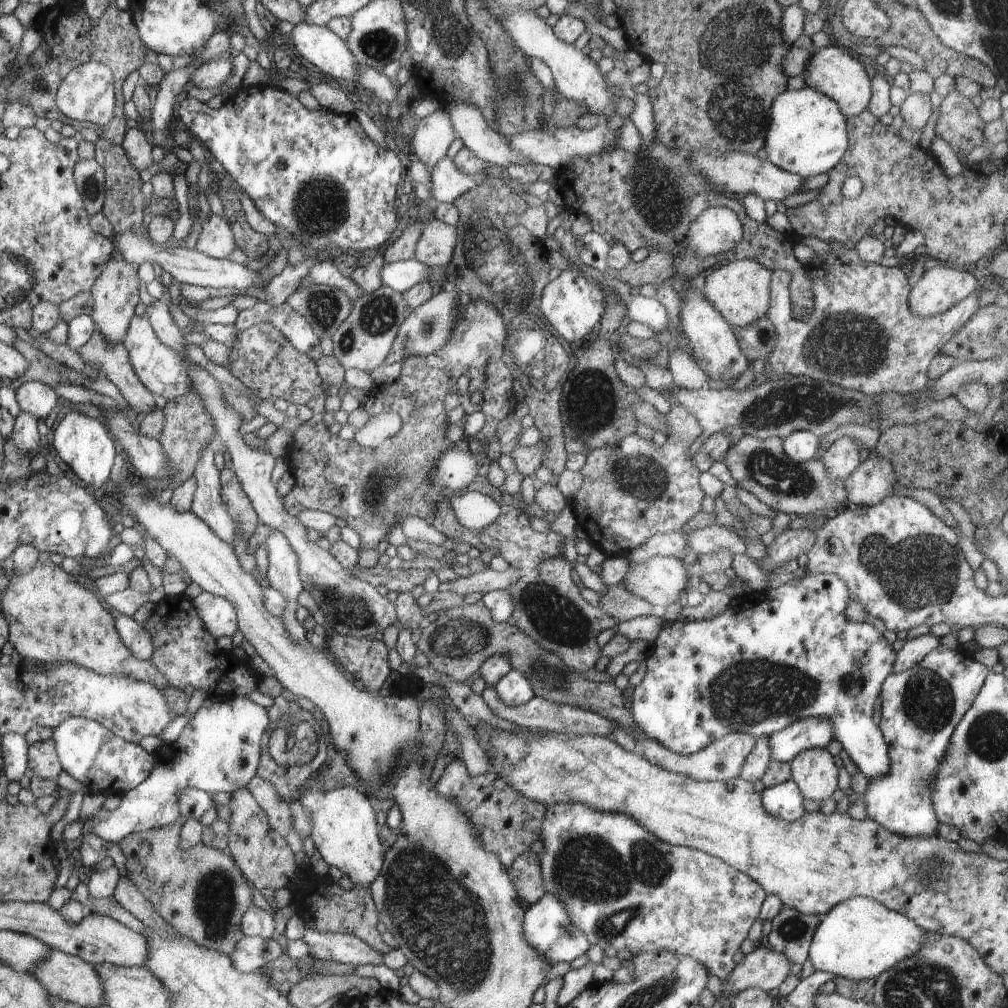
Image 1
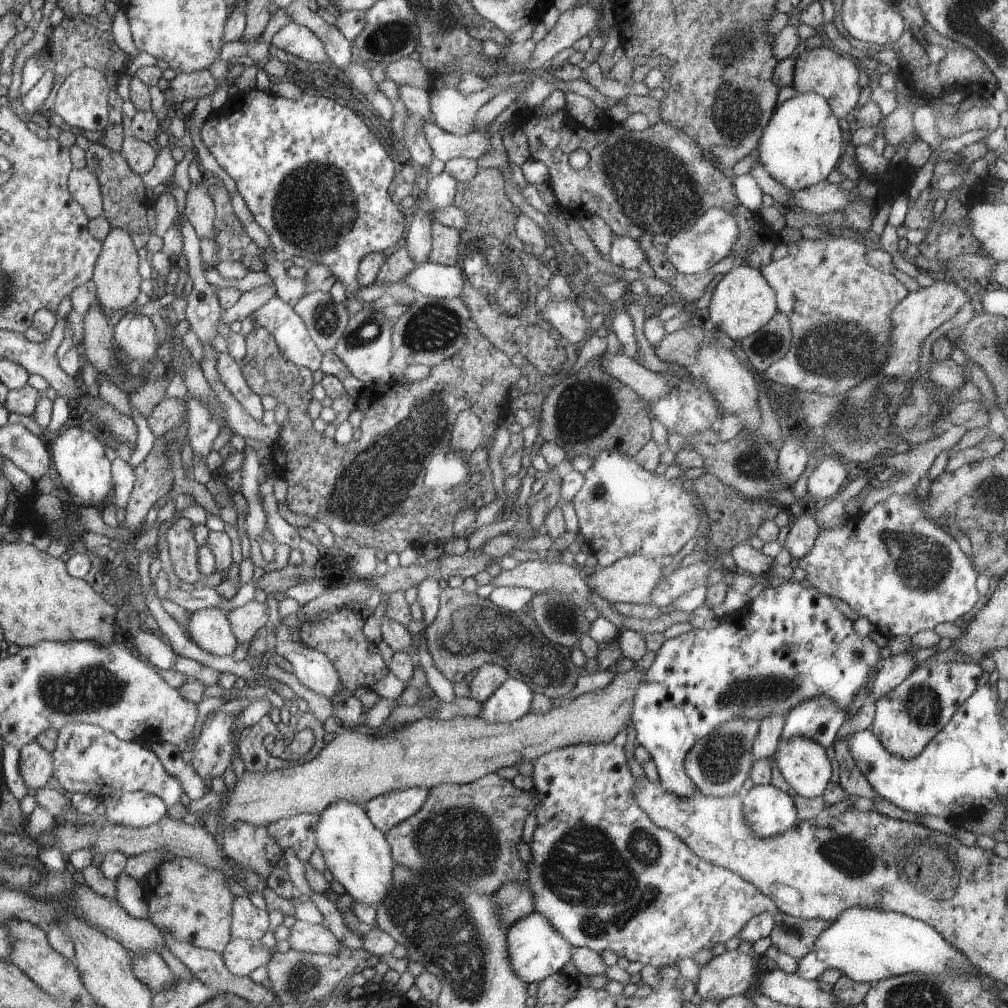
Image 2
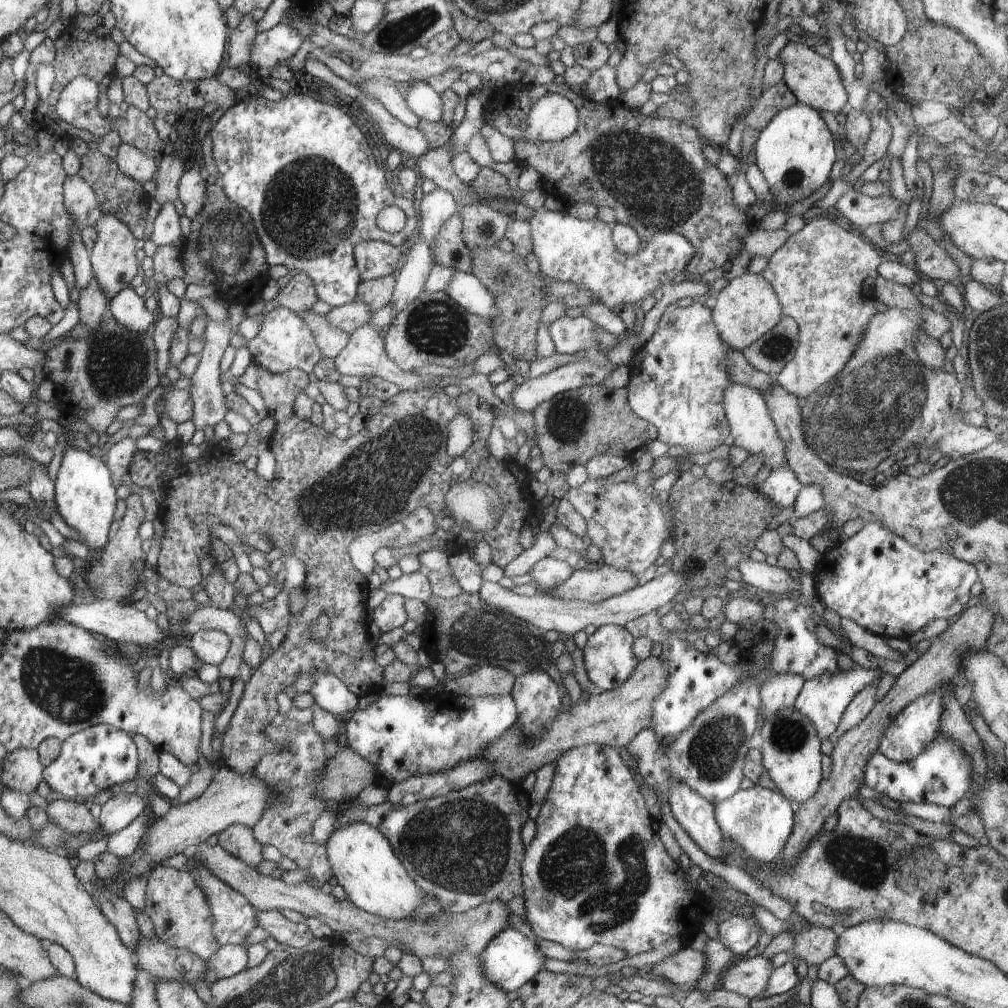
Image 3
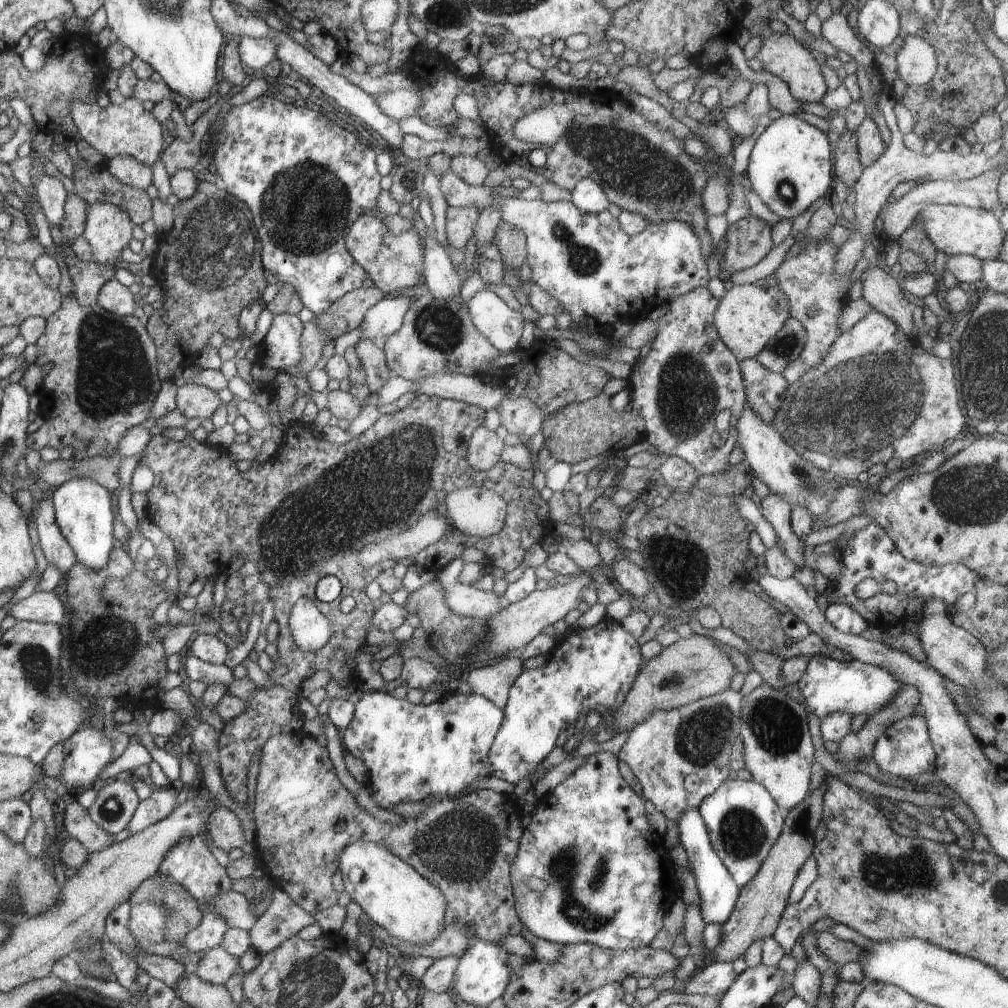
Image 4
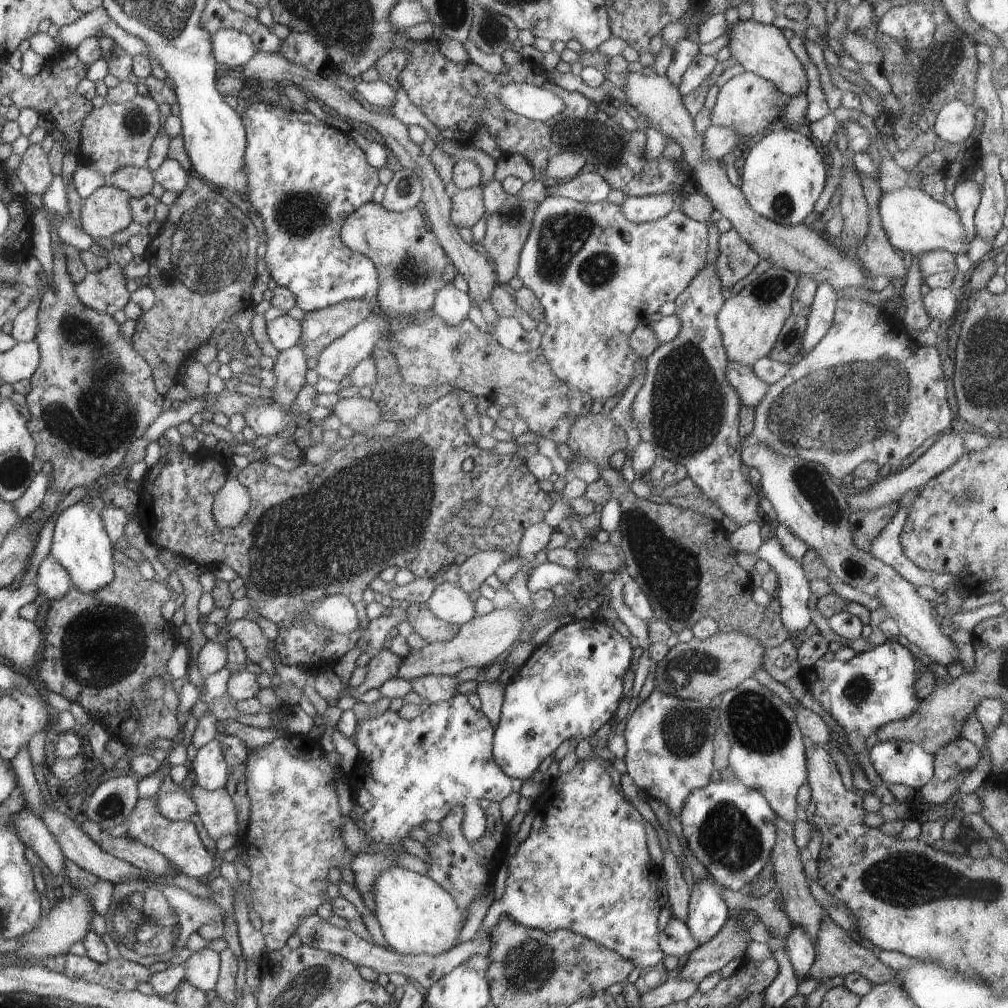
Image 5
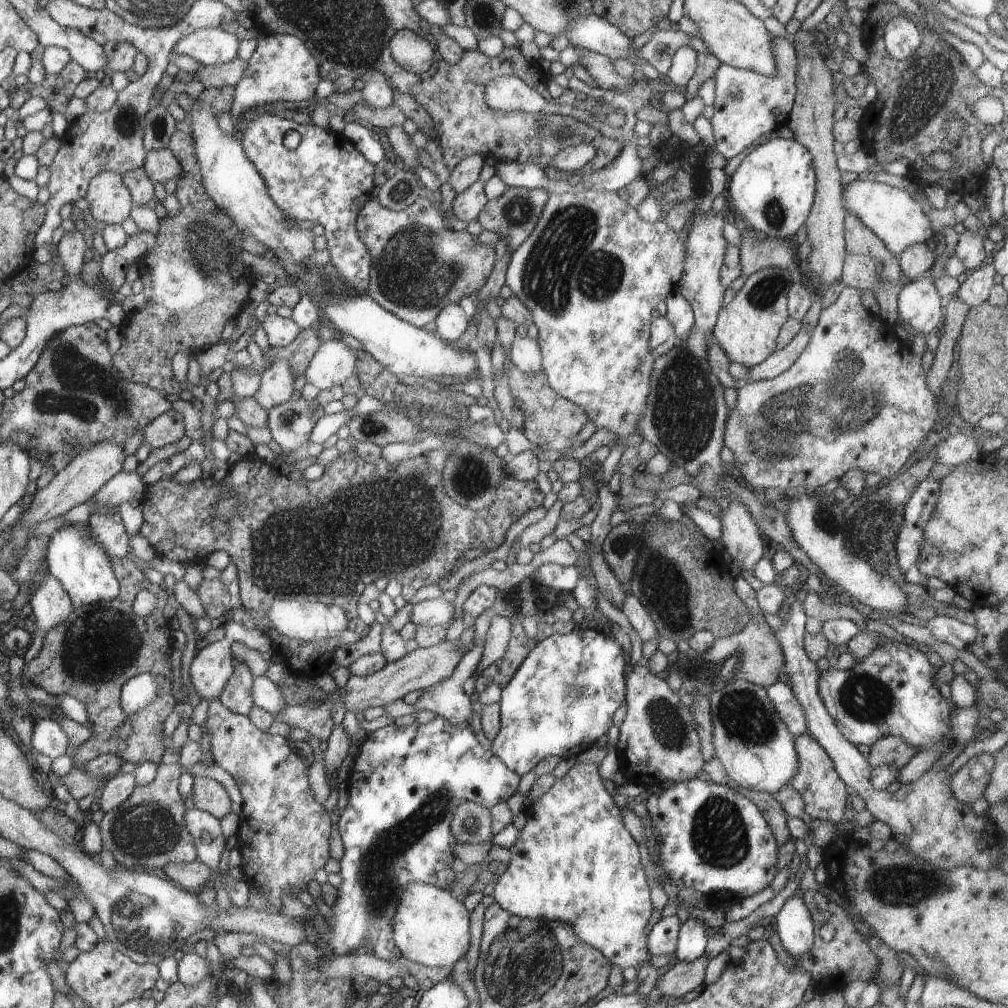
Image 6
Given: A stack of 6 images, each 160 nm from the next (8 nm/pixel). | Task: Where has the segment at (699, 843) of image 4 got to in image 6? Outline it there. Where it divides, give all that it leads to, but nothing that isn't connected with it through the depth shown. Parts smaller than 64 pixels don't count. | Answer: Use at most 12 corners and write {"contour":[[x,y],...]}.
{"contour":[[704,923],[681,924],[672,962],[704,957],[709,941]]}

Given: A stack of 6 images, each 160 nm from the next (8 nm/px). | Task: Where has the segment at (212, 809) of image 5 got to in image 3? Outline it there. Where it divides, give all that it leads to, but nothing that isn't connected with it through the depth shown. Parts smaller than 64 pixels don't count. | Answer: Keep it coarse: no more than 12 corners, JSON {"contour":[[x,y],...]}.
{"contour":[[233,824],[218,833],[218,845],[256,868],[262,844],[253,829]]}

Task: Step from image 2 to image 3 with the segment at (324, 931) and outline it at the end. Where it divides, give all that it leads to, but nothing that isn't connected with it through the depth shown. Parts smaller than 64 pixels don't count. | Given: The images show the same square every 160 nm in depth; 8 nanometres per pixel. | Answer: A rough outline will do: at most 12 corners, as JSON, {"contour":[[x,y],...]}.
{"contour":[[255,909],[257,924],[278,943],[306,946],[316,939],[283,911]]}

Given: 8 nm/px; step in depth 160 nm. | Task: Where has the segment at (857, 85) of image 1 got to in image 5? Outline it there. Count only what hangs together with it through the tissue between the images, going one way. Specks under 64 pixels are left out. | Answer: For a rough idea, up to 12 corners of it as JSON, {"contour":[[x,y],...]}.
{"contour":[[739,20],[731,57],[788,98],[808,86],[789,41],[772,24]]}

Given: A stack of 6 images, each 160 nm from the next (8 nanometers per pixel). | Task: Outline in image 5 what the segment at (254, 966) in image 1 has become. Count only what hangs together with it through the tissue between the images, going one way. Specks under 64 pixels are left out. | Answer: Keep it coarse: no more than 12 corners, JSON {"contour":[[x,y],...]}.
{"contour":[[205,948],[185,962],[184,980],[205,993],[215,990],[219,953]]}

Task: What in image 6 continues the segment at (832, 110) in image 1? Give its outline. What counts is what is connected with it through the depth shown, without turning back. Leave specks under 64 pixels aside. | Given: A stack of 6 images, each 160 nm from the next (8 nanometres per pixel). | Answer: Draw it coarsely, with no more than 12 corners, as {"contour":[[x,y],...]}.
{"contour":[[794,139],[758,145],[728,177],[733,218],[793,241],[816,188]]}

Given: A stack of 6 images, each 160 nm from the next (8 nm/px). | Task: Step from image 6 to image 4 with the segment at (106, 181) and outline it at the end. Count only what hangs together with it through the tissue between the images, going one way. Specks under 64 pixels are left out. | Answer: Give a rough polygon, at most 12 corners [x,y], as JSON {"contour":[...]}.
{"contour":[[88,204],[83,235],[92,261],[122,260],[134,221],[118,205]]}

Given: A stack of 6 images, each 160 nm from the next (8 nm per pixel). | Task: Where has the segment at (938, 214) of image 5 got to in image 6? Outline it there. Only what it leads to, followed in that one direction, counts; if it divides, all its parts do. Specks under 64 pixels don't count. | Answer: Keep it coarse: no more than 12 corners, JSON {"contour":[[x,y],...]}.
{"contour":[[861,176],[844,208],[898,256],[935,235],[902,189]]}

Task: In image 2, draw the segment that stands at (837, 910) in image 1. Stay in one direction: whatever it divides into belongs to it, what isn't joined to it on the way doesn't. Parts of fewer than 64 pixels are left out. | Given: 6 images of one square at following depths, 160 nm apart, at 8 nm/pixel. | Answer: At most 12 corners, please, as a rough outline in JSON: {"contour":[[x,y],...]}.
{"contour":[[855,906],[795,975],[876,984],[960,979],[968,957],[929,924]]}

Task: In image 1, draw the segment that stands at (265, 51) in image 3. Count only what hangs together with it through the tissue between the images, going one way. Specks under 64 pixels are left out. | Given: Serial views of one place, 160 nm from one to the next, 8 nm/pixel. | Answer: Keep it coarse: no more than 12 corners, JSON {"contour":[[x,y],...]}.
{"contour":[[327,26],[294,27],[284,40],[322,75],[356,82],[358,59]]}

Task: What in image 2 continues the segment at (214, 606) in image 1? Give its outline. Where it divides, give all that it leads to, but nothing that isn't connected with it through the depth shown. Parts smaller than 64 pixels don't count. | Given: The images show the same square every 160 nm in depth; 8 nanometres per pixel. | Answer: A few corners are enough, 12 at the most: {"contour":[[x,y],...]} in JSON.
{"contour":[[218,607],[189,620],[192,642],[214,656],[236,650],[230,621]]}

